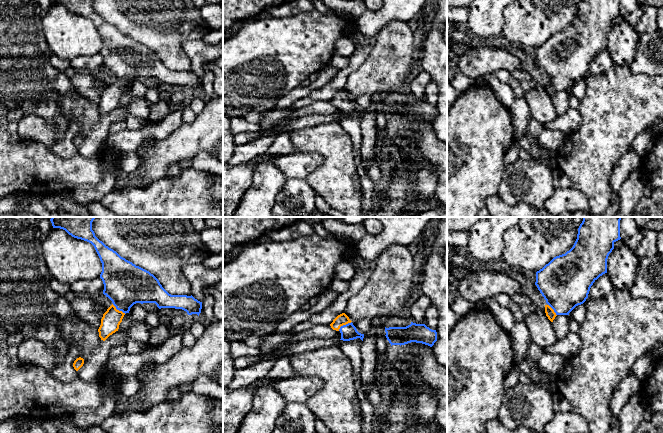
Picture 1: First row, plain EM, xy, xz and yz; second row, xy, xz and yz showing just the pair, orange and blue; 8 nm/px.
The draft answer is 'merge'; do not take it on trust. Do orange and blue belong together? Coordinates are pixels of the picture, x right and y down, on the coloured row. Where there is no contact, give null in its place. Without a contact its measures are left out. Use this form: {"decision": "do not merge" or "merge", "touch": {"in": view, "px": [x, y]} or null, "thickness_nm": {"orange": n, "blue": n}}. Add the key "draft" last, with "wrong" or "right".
{"decision": "merge", "touch": {"in": "xz", "px": [344, 324]}, "thickness_nm": {"orange": 90, "blue": 130}, "draft": "right"}

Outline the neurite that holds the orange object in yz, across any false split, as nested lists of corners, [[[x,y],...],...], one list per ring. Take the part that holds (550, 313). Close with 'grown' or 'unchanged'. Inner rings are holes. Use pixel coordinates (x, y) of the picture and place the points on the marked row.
[[[583,217],[573,247],[565,254],[554,257],[536,272],[538,290],[546,300],[545,313],[553,322],[557,315],[569,315],[578,305],[583,304],[593,283],[607,273],[607,259],[620,237],[621,217]]]; grown

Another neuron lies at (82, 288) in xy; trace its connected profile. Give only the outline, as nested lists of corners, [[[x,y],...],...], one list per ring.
[[[100,277],[93,280],[78,280],[70,285],[70,289],[78,297],[101,297],[103,295],[104,284]]]

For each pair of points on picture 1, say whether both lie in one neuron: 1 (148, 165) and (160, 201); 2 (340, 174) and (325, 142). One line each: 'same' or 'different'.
1: different
2: same

